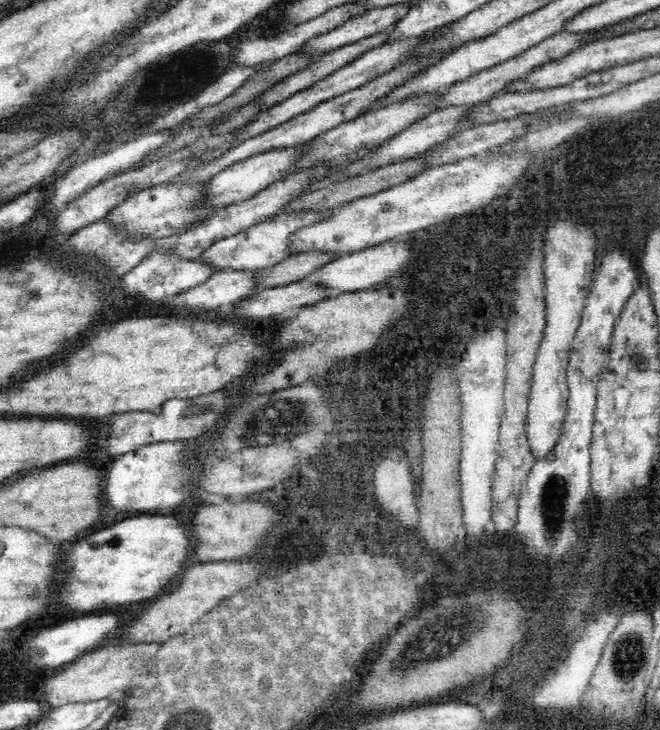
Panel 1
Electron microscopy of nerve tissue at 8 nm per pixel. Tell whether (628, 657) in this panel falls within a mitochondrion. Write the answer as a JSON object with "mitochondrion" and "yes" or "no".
{"mitochondrion":"yes"}

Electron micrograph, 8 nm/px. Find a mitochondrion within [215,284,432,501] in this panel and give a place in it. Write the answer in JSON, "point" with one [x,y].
{"point":[270,420]}

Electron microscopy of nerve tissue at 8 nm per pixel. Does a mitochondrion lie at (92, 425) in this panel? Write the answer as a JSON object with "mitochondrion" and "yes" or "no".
{"mitochondrion":"no"}

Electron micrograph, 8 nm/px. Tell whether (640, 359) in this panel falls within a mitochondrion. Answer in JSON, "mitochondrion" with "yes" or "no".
{"mitochondrion":"yes"}

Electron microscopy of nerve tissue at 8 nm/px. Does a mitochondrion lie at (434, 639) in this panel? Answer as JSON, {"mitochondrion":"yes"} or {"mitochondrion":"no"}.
{"mitochondrion":"yes"}

